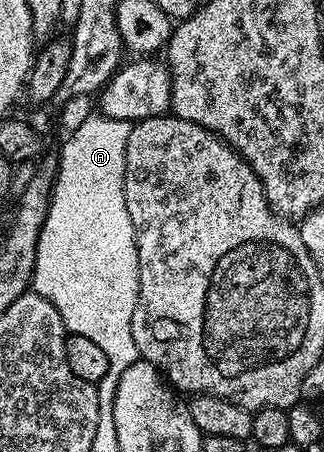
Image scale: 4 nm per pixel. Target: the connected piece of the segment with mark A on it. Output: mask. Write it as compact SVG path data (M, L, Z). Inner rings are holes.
M94 113L86 117L80 128L67 136L64 148L58 154L56 182L52 184L52 200L48 202L46 221L38 237L36 264L31 290L46 297L58 309L65 327L86 341L94 341L106 353L113 372L126 371L140 359L140 350L134 345L132 318L140 300L140 270L136 230L130 221L124 196L126 177L126 145L130 141L133 124Z

